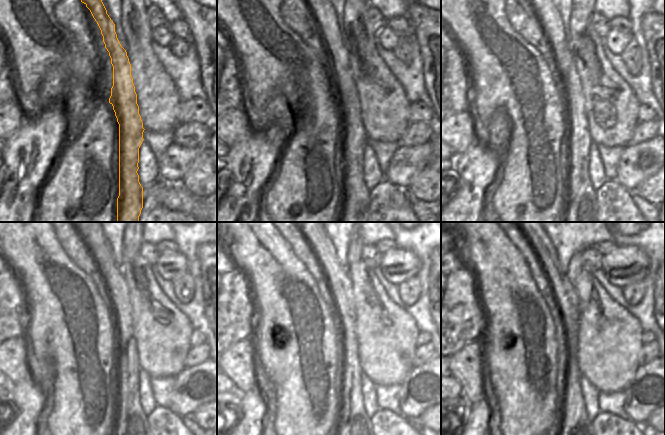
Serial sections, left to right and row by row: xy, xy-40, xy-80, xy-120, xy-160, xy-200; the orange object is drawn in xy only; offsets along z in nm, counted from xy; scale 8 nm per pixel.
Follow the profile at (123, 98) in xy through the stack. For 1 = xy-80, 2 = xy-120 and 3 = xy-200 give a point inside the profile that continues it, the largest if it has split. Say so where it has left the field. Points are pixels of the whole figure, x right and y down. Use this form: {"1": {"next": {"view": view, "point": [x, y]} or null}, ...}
{"1": {"next": {"view": "xy-80", "point": [549, 18]}}, "2": {"next": {"view": "xy-120", "point": [101, 242]}}, "3": {"next": {"view": "xy-200", "point": [556, 266]}}}

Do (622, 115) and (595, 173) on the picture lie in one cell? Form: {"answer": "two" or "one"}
{"answer": "two"}

